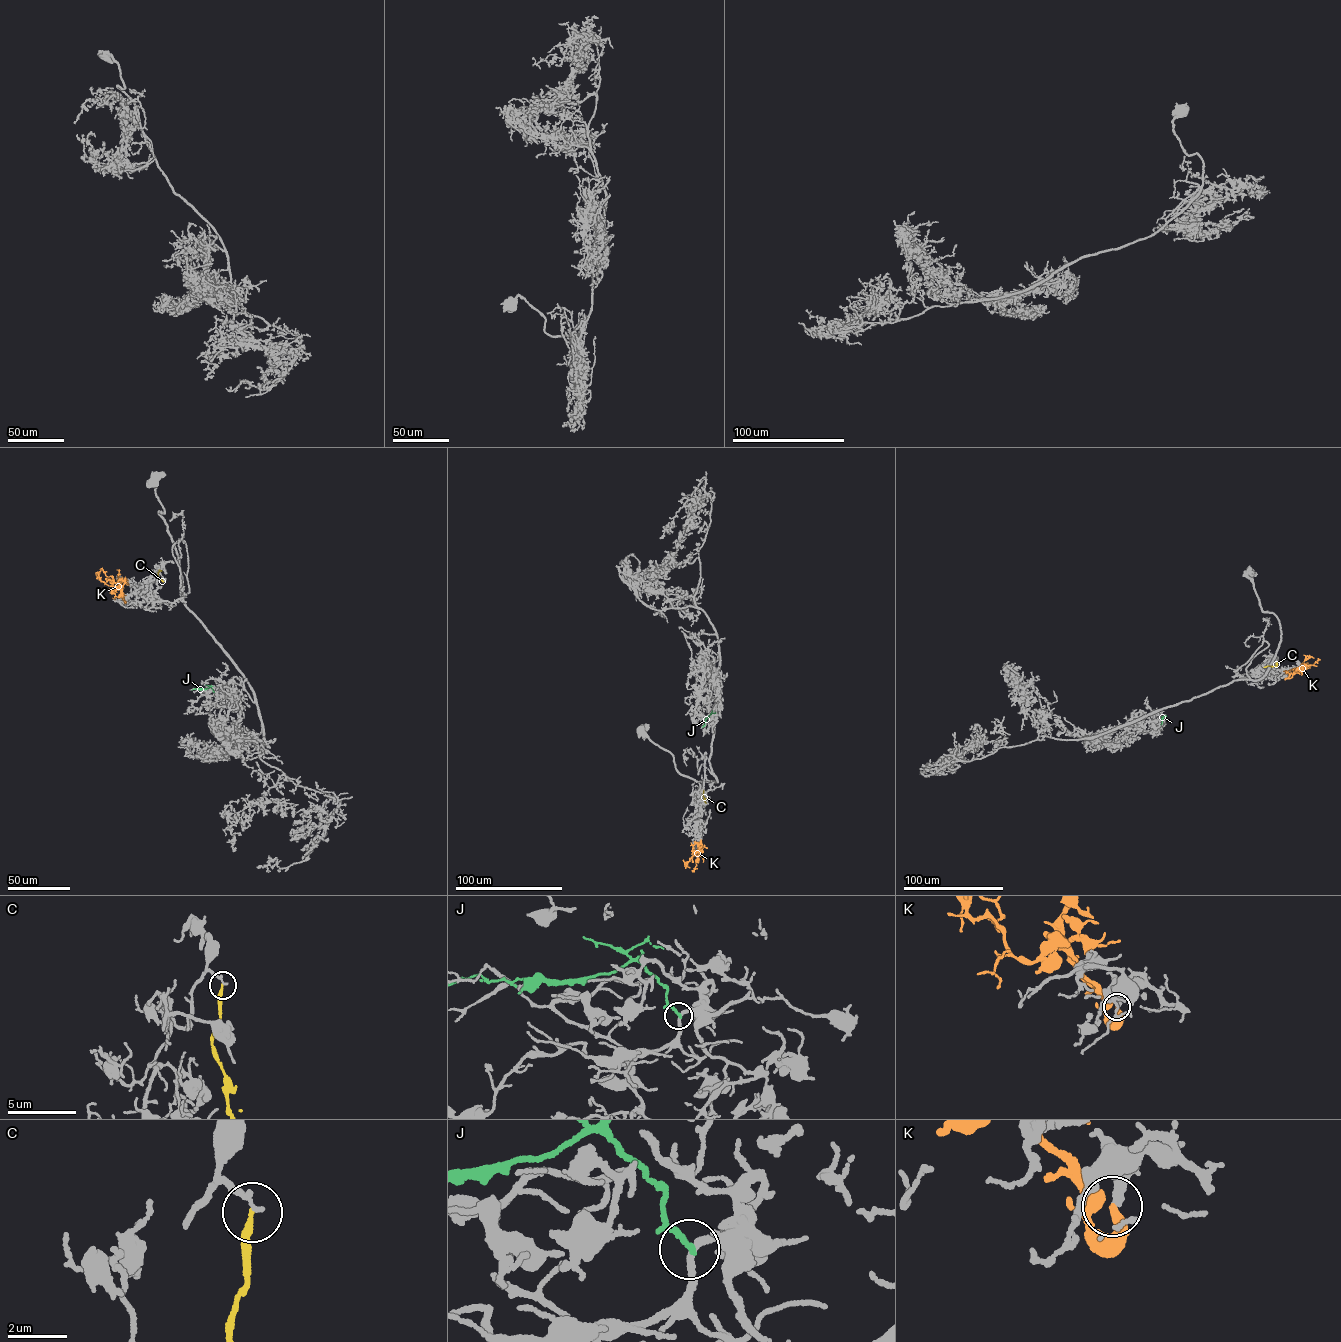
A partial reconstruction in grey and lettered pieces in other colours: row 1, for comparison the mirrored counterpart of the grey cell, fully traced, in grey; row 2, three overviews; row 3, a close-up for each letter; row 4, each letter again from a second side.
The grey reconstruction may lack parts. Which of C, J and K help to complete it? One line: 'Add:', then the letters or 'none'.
Add: K

